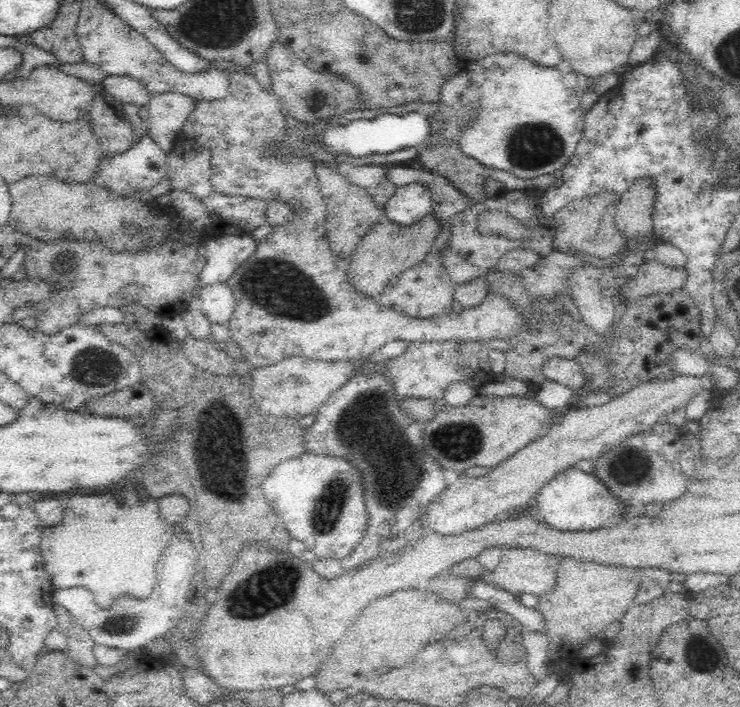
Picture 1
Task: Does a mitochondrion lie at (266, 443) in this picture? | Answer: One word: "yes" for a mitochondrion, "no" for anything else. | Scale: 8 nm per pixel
no

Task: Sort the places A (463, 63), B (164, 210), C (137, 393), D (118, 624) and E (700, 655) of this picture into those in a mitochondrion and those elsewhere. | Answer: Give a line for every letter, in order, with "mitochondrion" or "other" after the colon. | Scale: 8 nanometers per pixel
A: other
B: other
C: other
D: mitochondrion
E: mitochondrion

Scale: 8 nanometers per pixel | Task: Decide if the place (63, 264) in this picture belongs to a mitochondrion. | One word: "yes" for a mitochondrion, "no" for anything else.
yes

